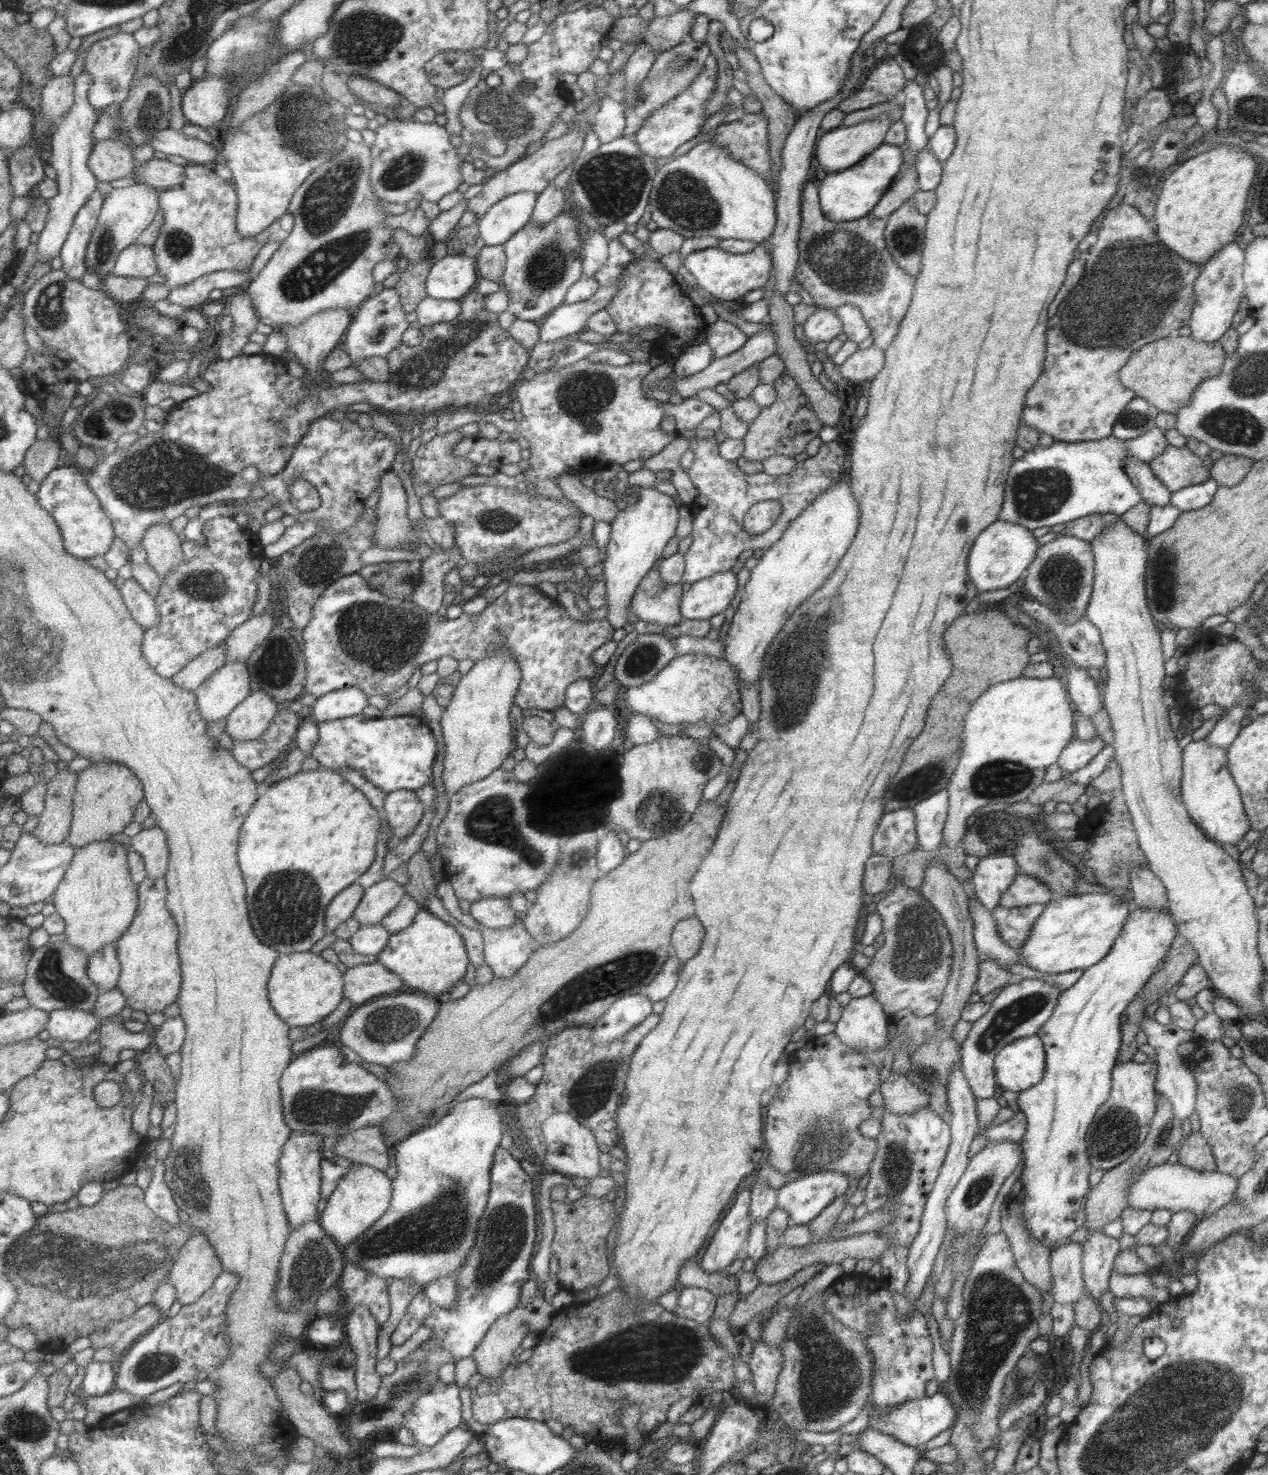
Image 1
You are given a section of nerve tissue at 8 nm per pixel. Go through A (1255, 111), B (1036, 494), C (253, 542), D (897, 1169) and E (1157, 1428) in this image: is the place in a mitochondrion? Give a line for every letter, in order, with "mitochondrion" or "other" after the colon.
A: mitochondrion
B: mitochondrion
C: other
D: mitochondrion
E: mitochondrion

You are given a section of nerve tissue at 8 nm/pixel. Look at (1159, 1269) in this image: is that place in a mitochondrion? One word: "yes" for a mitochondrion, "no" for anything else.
no

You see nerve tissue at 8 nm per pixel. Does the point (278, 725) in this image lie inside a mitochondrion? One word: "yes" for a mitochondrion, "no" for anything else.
no

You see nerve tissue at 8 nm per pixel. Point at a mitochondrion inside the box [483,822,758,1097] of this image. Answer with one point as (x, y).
(620, 976)

